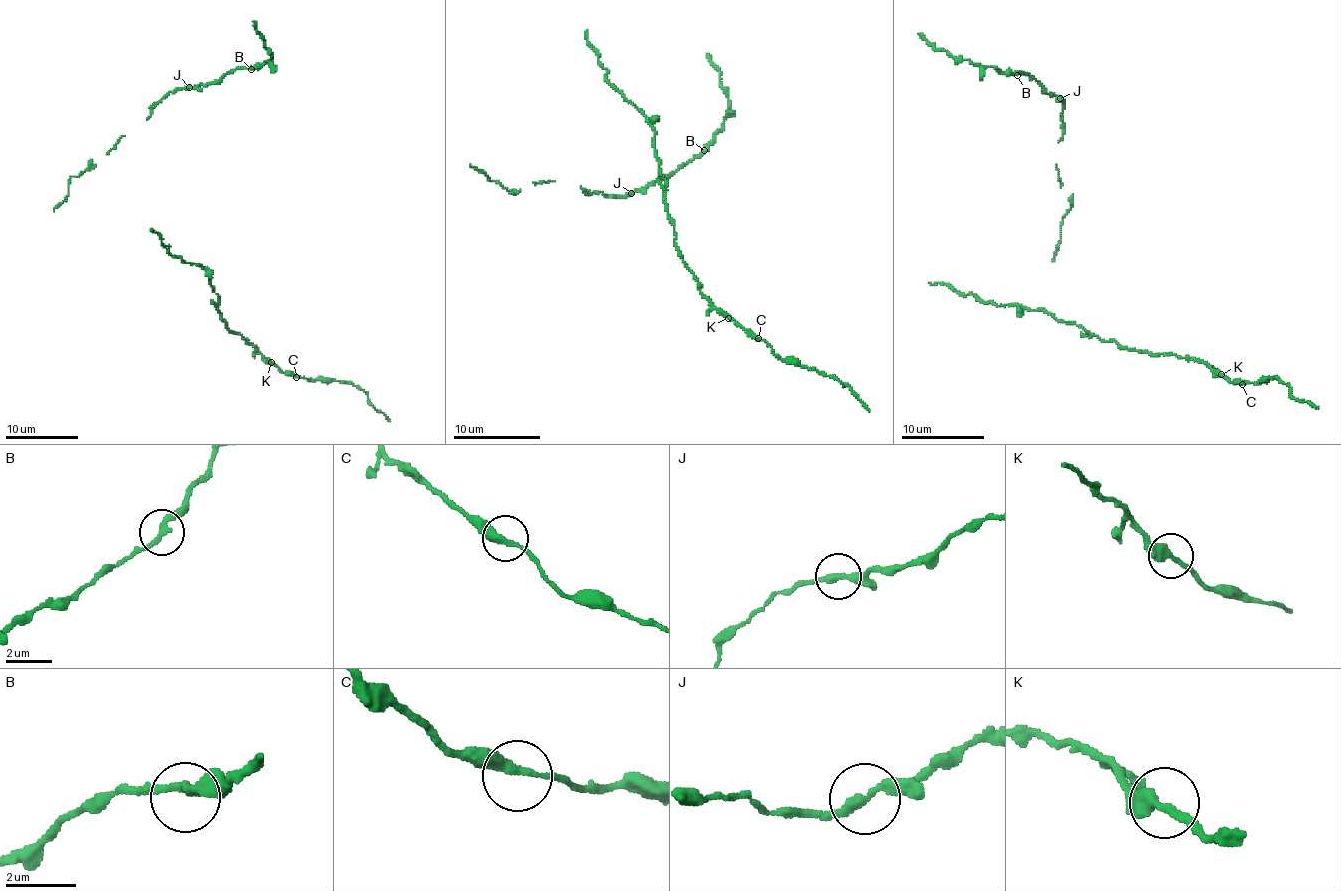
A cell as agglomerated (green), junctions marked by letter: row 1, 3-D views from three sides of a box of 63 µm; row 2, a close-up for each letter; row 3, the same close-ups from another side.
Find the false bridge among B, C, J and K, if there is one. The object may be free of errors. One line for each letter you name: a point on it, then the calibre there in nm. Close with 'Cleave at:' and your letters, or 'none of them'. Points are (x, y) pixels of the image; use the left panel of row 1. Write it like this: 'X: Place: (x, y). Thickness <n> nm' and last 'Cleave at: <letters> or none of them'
Cleave at: none of them

